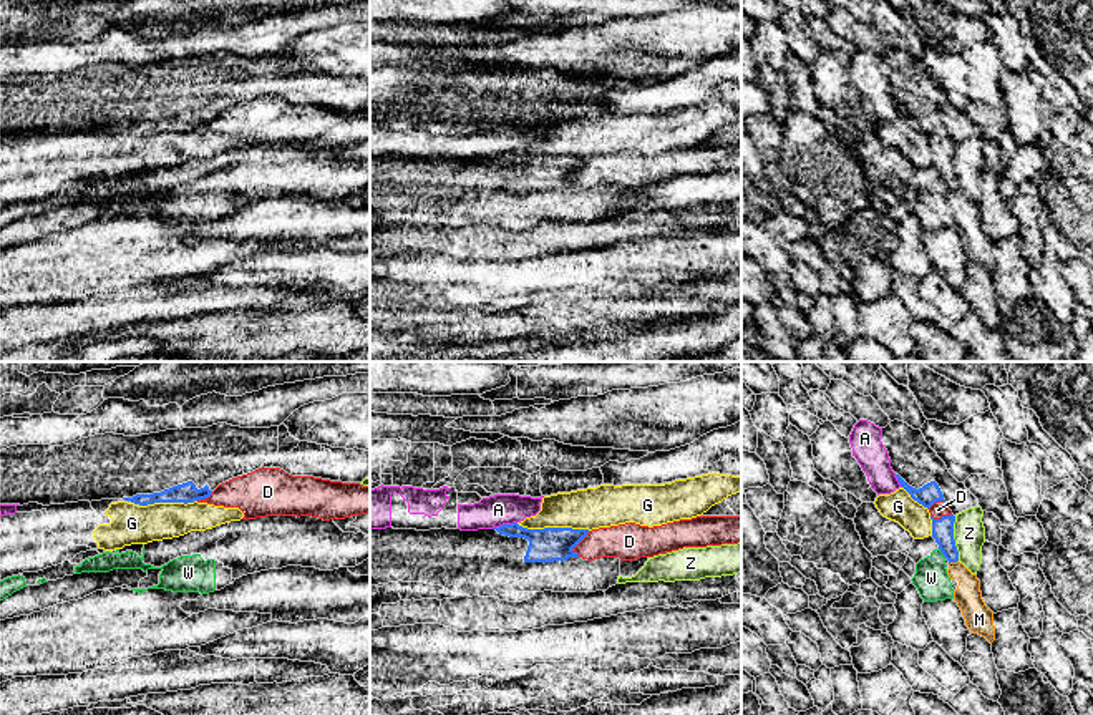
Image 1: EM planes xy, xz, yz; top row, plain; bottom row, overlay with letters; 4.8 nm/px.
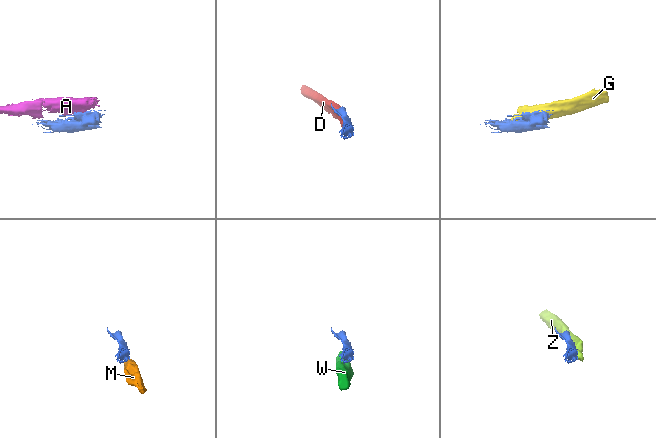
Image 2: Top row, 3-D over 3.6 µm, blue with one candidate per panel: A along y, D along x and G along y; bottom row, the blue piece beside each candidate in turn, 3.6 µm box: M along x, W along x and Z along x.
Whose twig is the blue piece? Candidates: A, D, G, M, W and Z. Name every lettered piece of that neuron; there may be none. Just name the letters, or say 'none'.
D

